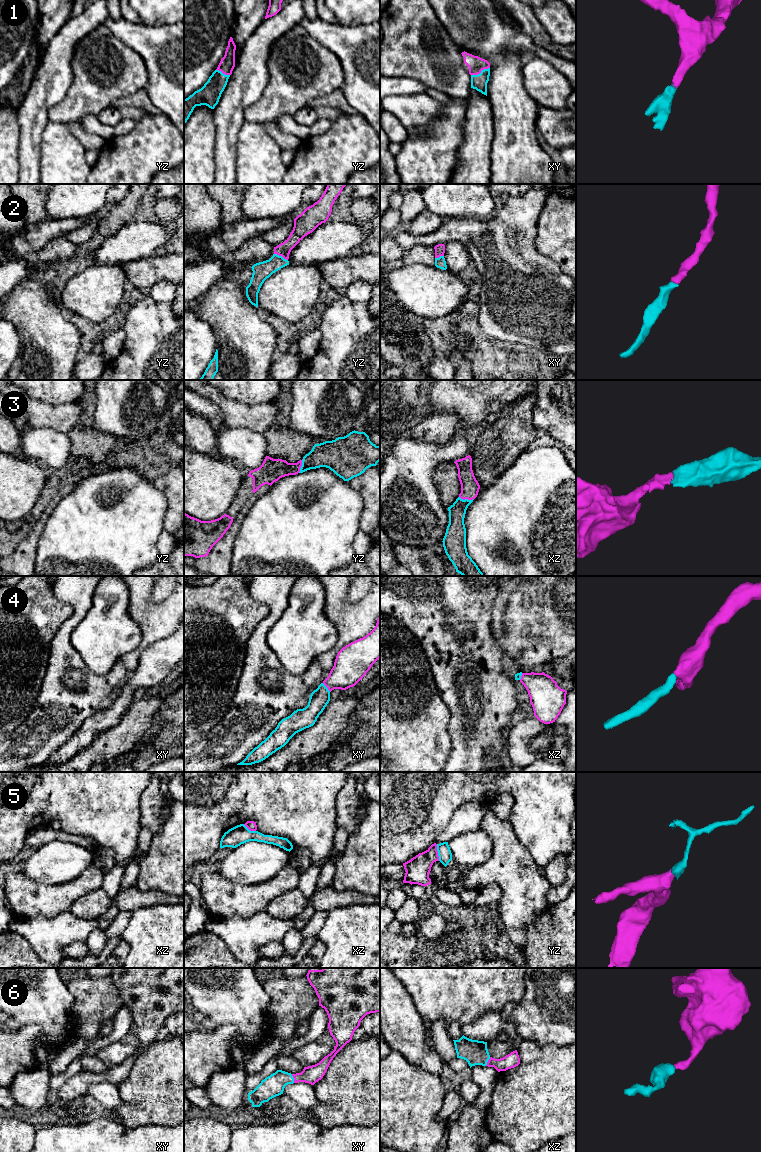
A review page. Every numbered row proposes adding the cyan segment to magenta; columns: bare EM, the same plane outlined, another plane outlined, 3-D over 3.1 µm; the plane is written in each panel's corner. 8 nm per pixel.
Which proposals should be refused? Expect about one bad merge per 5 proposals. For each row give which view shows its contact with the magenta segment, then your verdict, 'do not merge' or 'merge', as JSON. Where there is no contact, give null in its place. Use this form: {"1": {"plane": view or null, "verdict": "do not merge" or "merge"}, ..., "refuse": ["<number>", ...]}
{"1": {"plane": "xy", "verdict": "merge"}, "2": {"plane": "yz", "verdict": "merge"}, "3": {"plane": "xz", "verdict": "merge"}, "4": {"plane": "xy", "verdict": "merge"}, "5": {"plane": "yz", "verdict": "do not merge"}, "6": {"plane": "xy", "verdict": "merge"}, "refuse": ["5"]}

